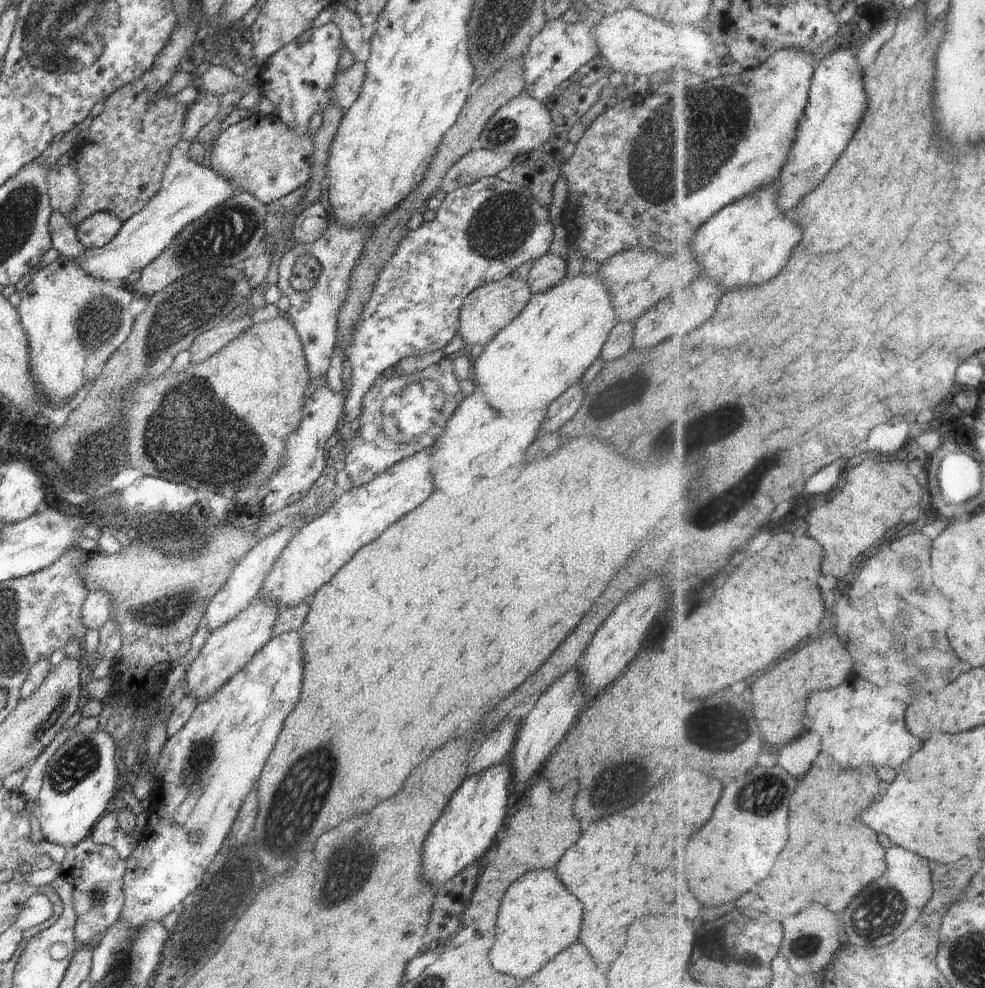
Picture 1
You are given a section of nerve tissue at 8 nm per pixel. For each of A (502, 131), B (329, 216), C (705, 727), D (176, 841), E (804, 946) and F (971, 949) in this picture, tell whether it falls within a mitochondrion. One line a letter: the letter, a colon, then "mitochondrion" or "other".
A: mitochondrion
B: other
C: mitochondrion
D: other
E: mitochondrion
F: mitochondrion

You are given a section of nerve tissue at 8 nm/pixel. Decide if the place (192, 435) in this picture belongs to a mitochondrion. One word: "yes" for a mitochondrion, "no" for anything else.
yes

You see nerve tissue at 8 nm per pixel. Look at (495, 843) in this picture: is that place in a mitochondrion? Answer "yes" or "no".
no

